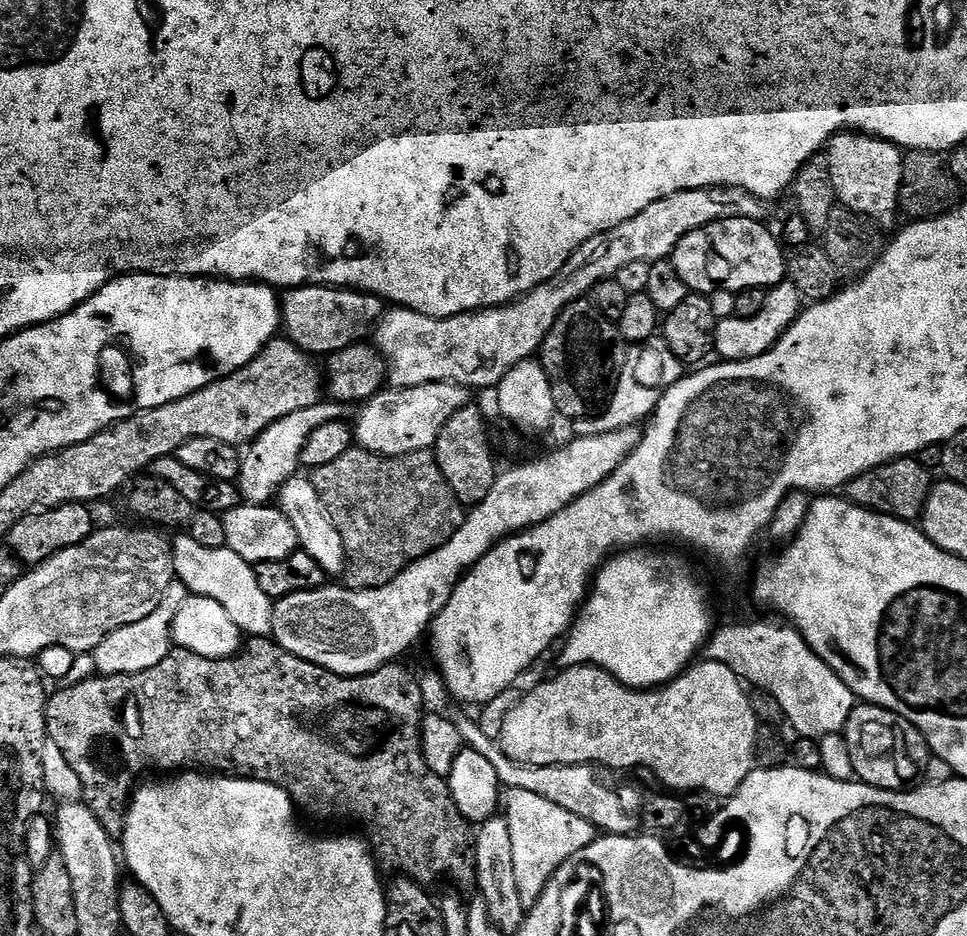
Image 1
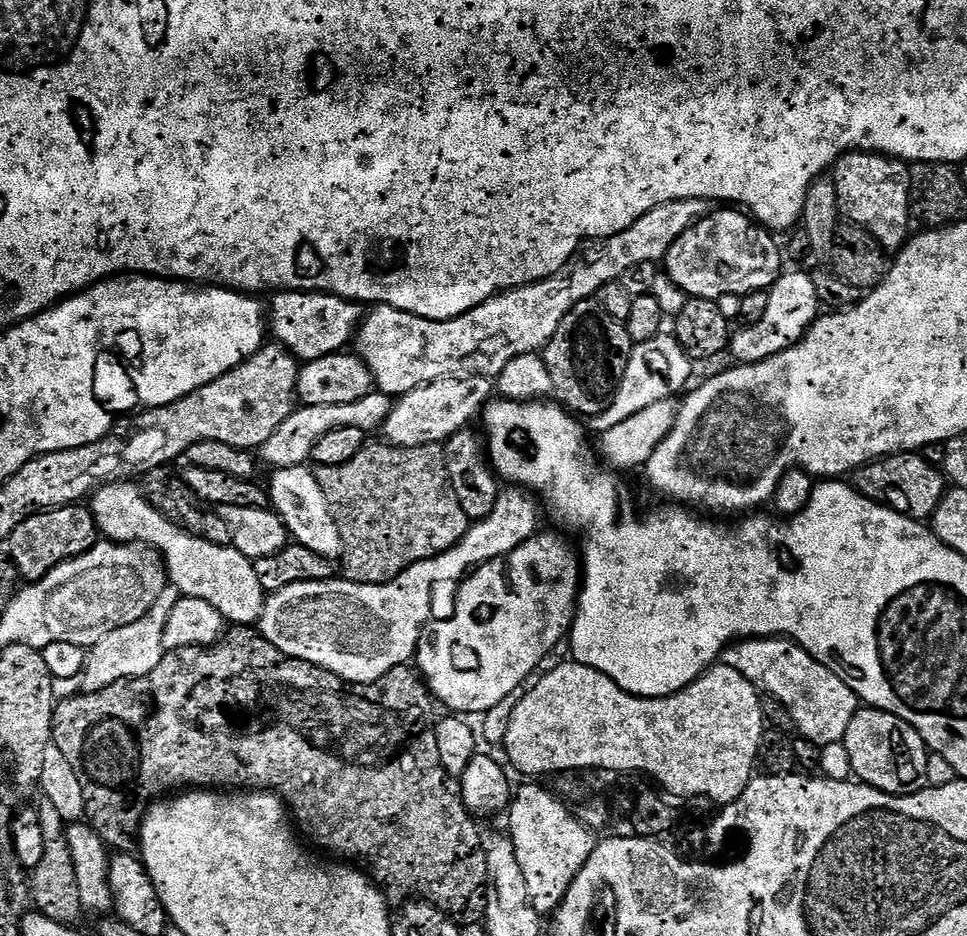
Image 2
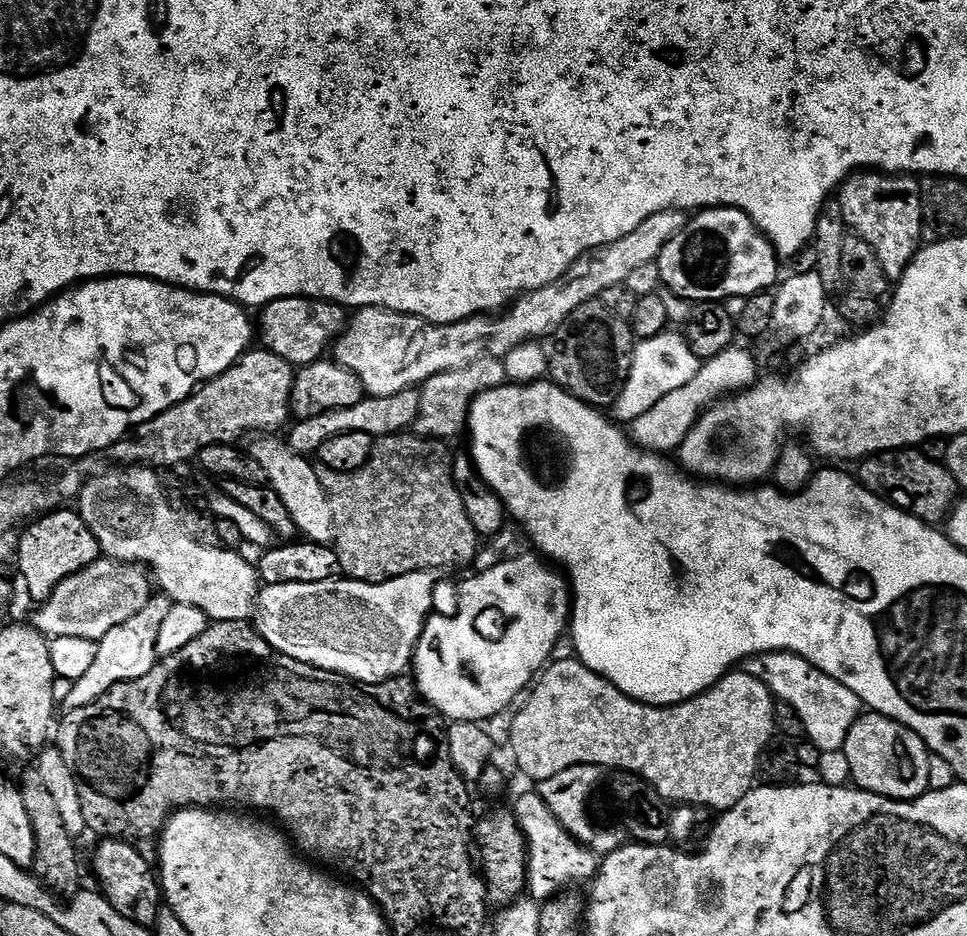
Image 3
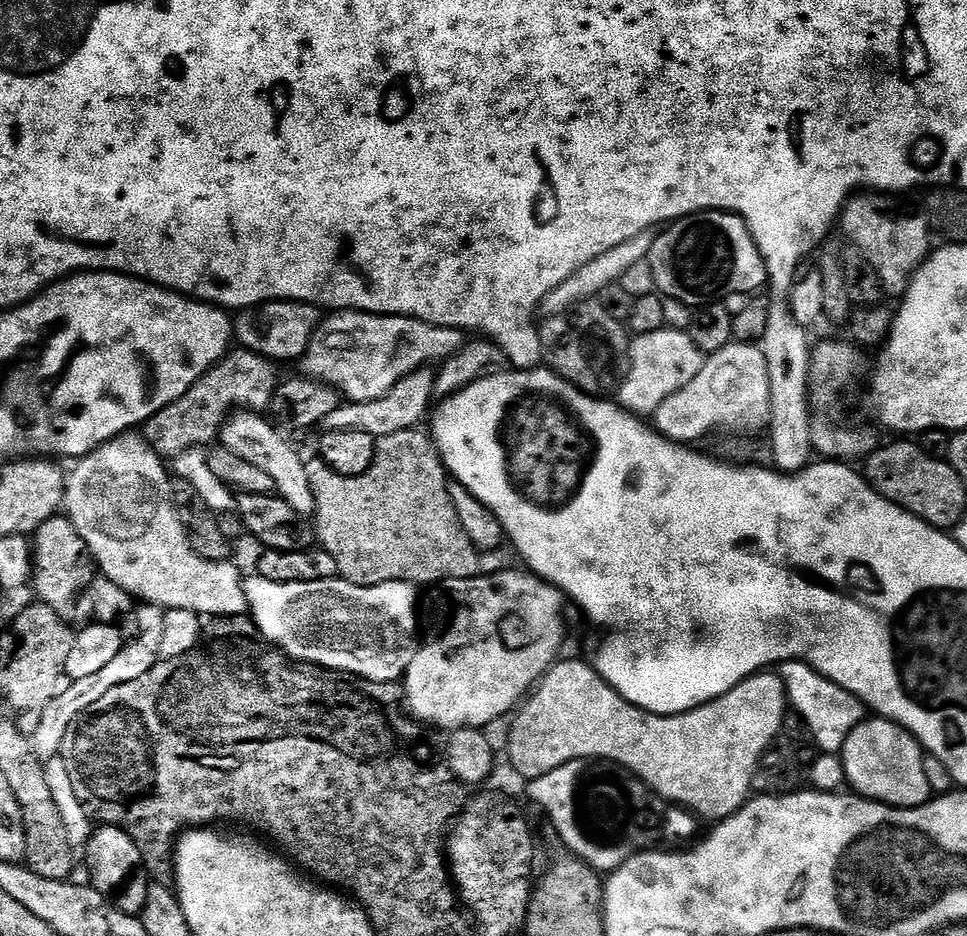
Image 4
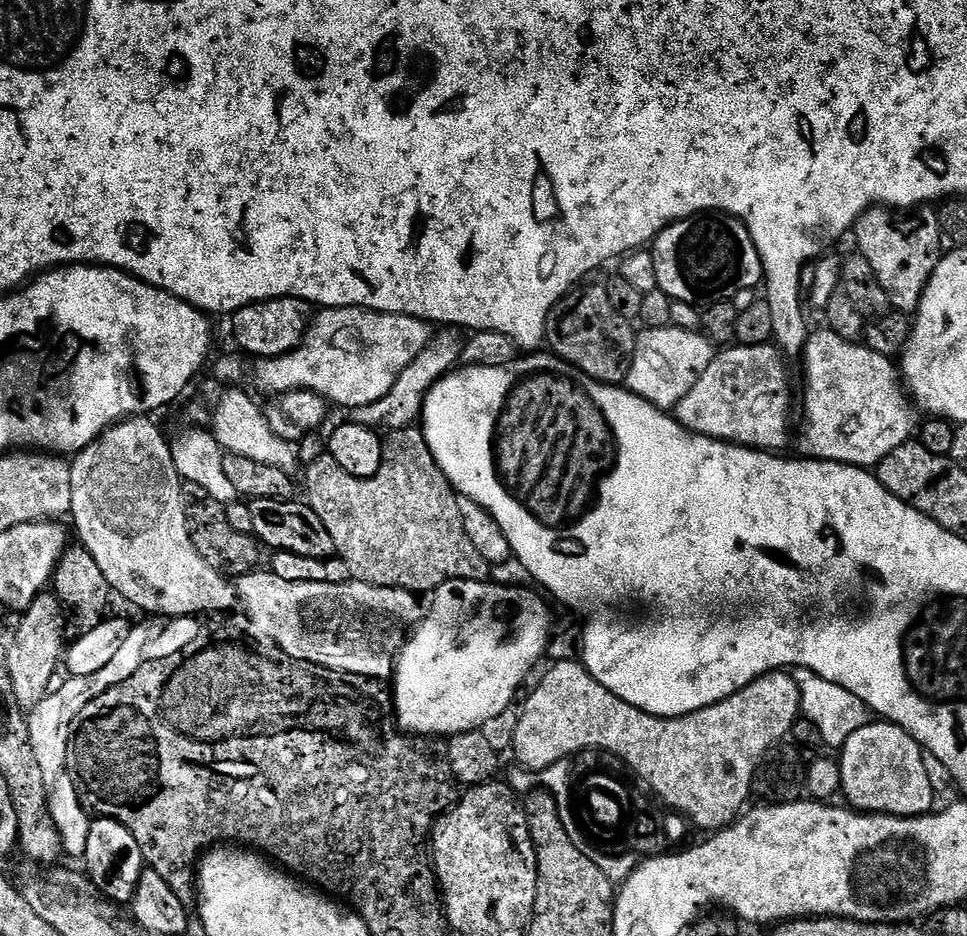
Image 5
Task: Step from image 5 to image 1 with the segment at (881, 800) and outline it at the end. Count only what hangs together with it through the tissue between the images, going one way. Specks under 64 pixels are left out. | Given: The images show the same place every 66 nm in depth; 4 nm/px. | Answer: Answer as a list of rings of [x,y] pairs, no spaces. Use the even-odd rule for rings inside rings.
[[[861,703],[850,714],[842,735],[844,741],[850,746],[850,762],[854,762],[856,776],[863,783],[875,788],[884,788],[887,792],[906,792],[917,787],[924,780],[924,771],[930,759],[930,749],[924,740],[924,735],[913,724],[906,722],[906,718],[881,708],[878,704]]]

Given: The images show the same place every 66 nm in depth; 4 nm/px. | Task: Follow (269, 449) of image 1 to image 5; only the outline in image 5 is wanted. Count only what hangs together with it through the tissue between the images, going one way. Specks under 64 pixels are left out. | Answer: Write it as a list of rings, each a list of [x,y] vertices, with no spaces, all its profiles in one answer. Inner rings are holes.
[[[451,326],[437,331],[432,339],[428,341],[428,345],[414,358],[414,362],[410,362],[410,366],[406,366],[406,370],[402,370],[402,374],[398,374],[398,382],[394,382],[394,386],[390,390],[390,394],[386,394],[386,398],[374,402],[370,406],[351,409],[351,423],[393,432],[413,427],[421,419],[424,399],[428,397],[428,391],[432,389],[437,381],[447,376],[461,363],[465,339],[466,336],[463,331]]]

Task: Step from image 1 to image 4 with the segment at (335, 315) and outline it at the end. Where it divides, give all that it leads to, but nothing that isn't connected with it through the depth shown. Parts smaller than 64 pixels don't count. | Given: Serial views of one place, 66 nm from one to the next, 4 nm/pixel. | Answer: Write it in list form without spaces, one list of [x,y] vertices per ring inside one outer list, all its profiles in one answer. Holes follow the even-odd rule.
[[[268,300],[264,304],[242,308],[235,313],[234,336],[239,347],[257,352],[268,360],[298,362],[308,353],[312,335],[321,319],[321,309],[315,304],[304,304],[301,300]]]

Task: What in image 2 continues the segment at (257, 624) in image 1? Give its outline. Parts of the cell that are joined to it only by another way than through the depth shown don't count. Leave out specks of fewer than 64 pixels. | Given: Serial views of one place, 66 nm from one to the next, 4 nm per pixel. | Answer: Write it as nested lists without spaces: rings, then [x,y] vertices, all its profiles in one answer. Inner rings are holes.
[[[136,482],[108,484],[90,497],[90,511],[99,535],[114,544],[146,544],[164,558],[171,587],[181,597],[202,598],[218,610],[232,626],[252,626],[264,609],[266,593],[258,582],[256,565],[236,551],[206,542],[203,536],[169,520],[157,505],[144,496],[143,487]]]

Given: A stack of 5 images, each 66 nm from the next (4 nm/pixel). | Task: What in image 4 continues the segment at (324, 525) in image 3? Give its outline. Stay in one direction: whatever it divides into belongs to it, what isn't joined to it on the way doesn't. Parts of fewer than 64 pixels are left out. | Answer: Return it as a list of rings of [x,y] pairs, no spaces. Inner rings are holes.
[[[233,411],[220,430],[219,443],[230,450],[230,454],[238,454],[238,458],[246,458],[246,462],[254,462],[254,466],[266,470],[266,474],[274,478],[276,492],[283,496],[284,501],[294,506],[294,510],[298,510],[303,516],[311,517],[316,511],[316,502],[305,457],[300,457],[299,450],[271,422],[273,423],[267,415],[259,412]]]

